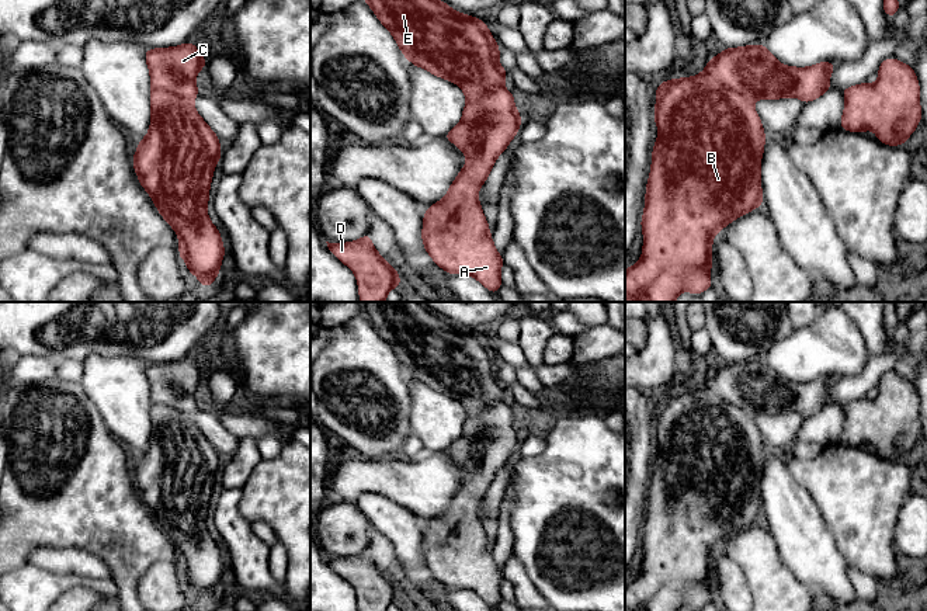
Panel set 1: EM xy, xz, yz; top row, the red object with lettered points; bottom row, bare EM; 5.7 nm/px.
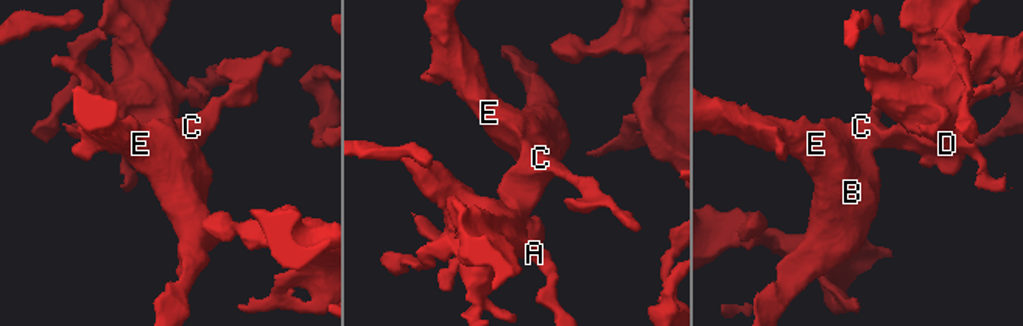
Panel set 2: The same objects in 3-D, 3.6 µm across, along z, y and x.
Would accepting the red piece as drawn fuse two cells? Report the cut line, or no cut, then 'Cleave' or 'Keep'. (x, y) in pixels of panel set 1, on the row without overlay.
No split. Keep

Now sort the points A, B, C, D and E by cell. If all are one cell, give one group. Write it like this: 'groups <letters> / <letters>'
groups A B C D E

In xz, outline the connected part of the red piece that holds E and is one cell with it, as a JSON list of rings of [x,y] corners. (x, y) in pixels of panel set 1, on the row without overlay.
[[[361,302],[361,308],[382,340],[393,350],[406,374],[414,381],[458,399],[466,410],[468,417],[461,437],[442,452],[455,458],[465,468],[468,479],[462,482],[447,510],[427,523],[427,528],[423,531],[421,553],[424,565],[438,582],[448,589],[475,591],[490,607],[497,608],[503,600],[500,584],[504,576],[493,559],[487,535],[478,514],[478,506],[485,499],[497,471],[506,465],[510,455],[518,448],[521,438],[521,430],[514,423],[514,410],[503,402],[508,386],[499,378],[500,362],[480,333],[452,324],[444,316],[427,309],[421,302]]]

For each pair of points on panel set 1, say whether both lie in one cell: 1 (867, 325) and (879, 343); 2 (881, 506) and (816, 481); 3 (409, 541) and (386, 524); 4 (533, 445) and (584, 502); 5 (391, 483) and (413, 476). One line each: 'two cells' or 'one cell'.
1: one cell
2: one cell
3: one cell
4: two cells
5: one cell

